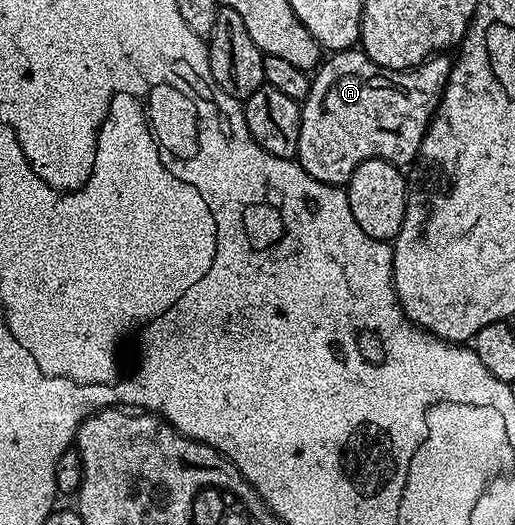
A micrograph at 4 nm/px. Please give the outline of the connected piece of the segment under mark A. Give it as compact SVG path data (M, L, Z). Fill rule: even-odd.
M363 49L338 50L329 60L321 61L312 78L310 92L304 97L300 107L300 131L296 158L300 167L314 180L329 182L332 186L344 186L352 179L352 173L371 158L381 158L404 168L415 163L420 153L420 145L432 117L440 106L440 97L448 83L453 59L448 56L433 56L421 66L411 70L391 70L382 68L370 60Z

